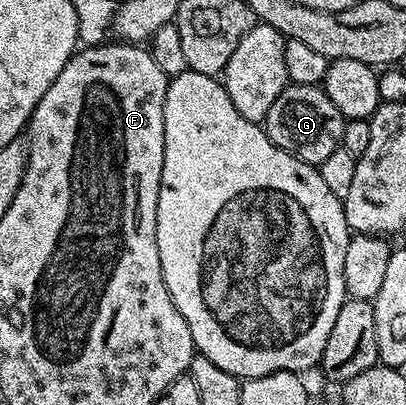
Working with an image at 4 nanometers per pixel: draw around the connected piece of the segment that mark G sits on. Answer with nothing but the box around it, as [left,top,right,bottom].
[265,83,345,165]

